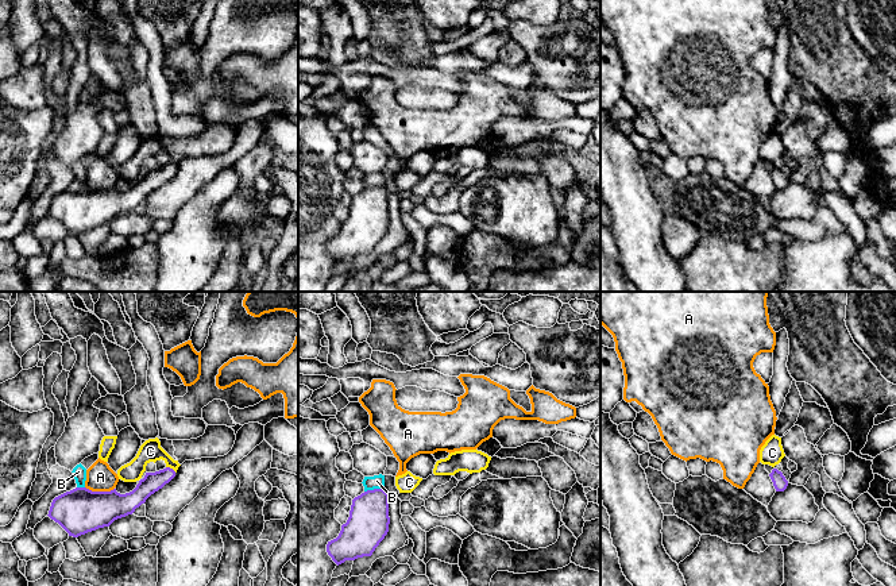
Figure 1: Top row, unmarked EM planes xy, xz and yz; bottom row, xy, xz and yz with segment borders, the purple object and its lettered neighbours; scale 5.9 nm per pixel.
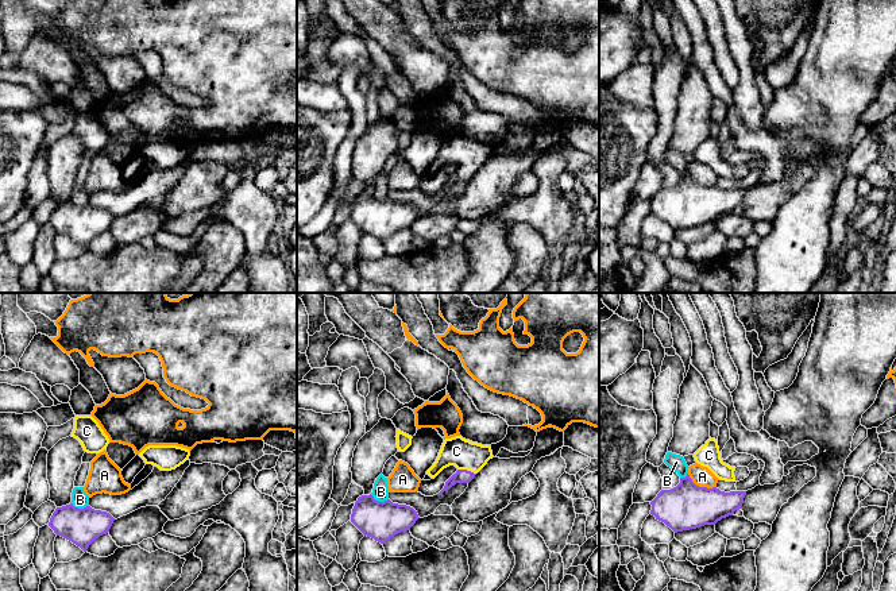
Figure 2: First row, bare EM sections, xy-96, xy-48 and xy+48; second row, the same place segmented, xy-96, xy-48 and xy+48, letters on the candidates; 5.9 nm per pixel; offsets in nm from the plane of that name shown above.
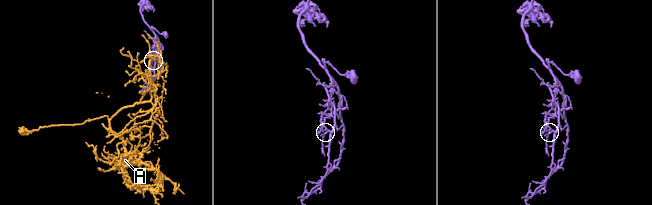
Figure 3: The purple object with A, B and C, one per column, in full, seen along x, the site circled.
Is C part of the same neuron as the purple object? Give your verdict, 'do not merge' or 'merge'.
merge

